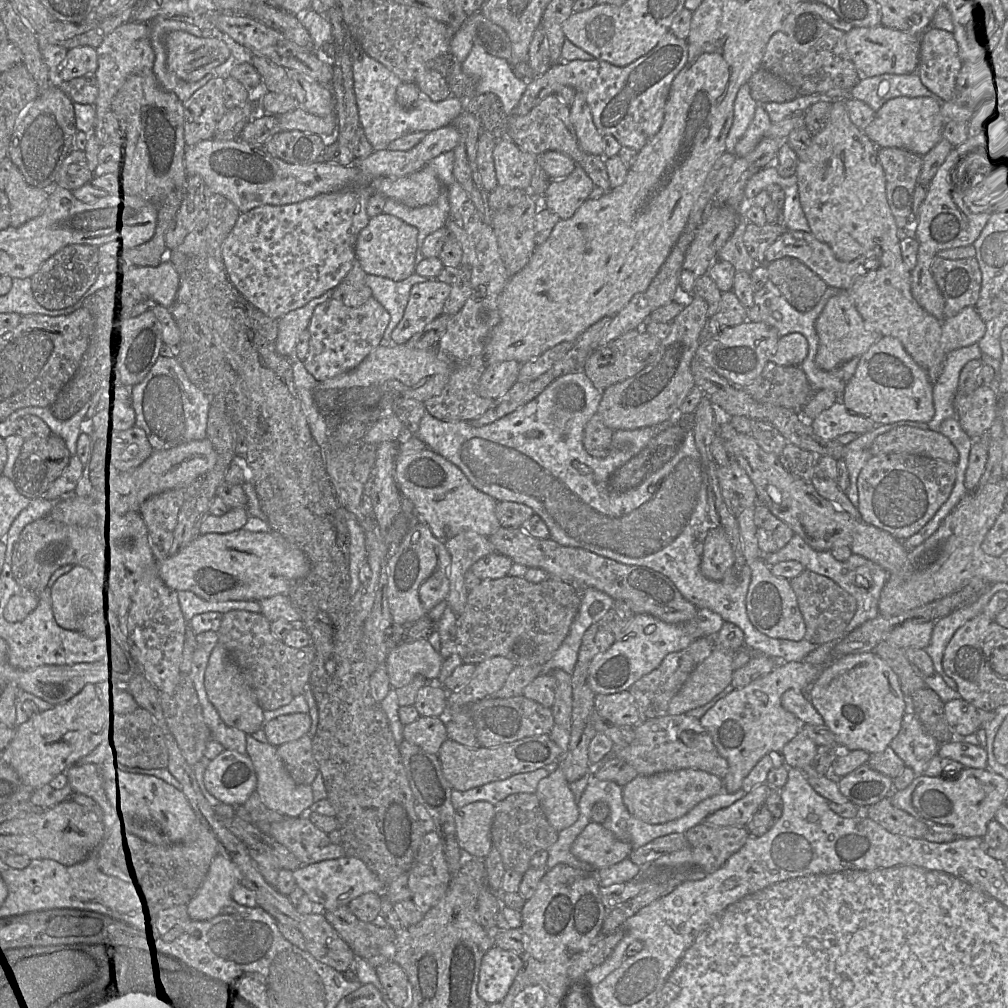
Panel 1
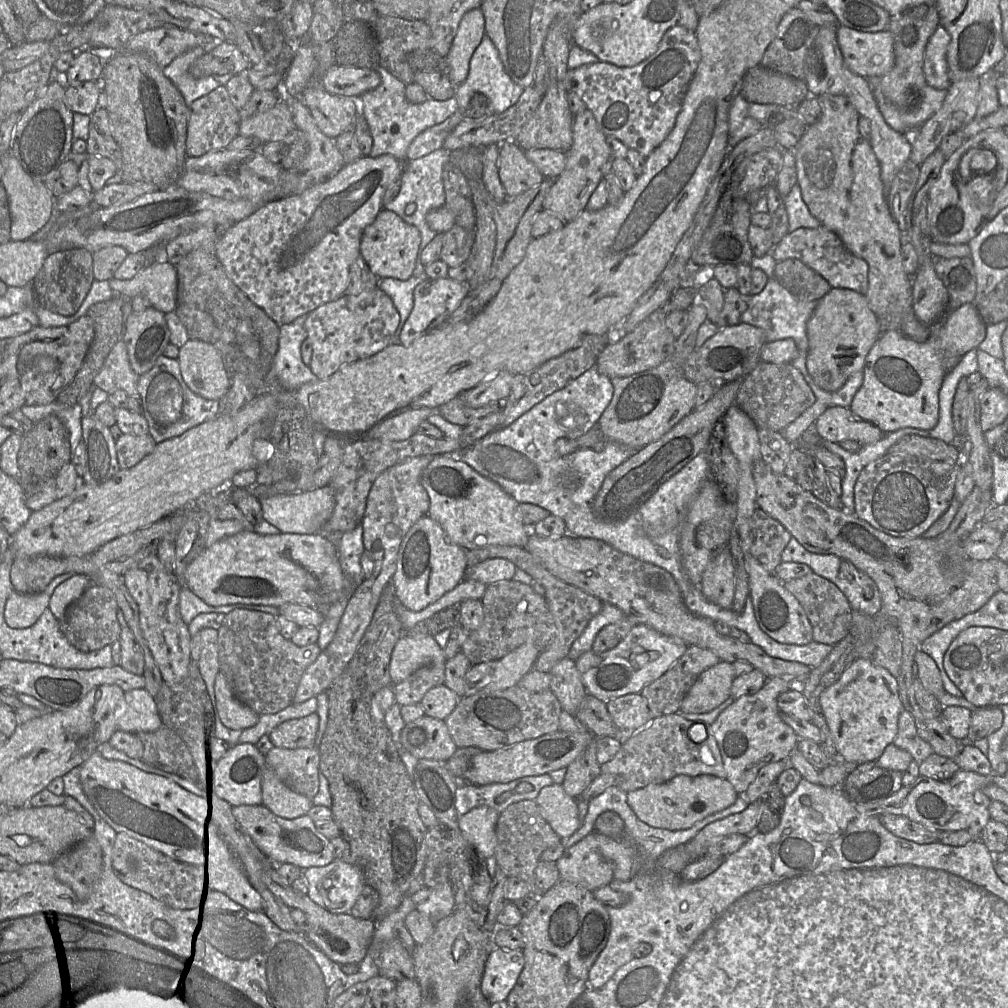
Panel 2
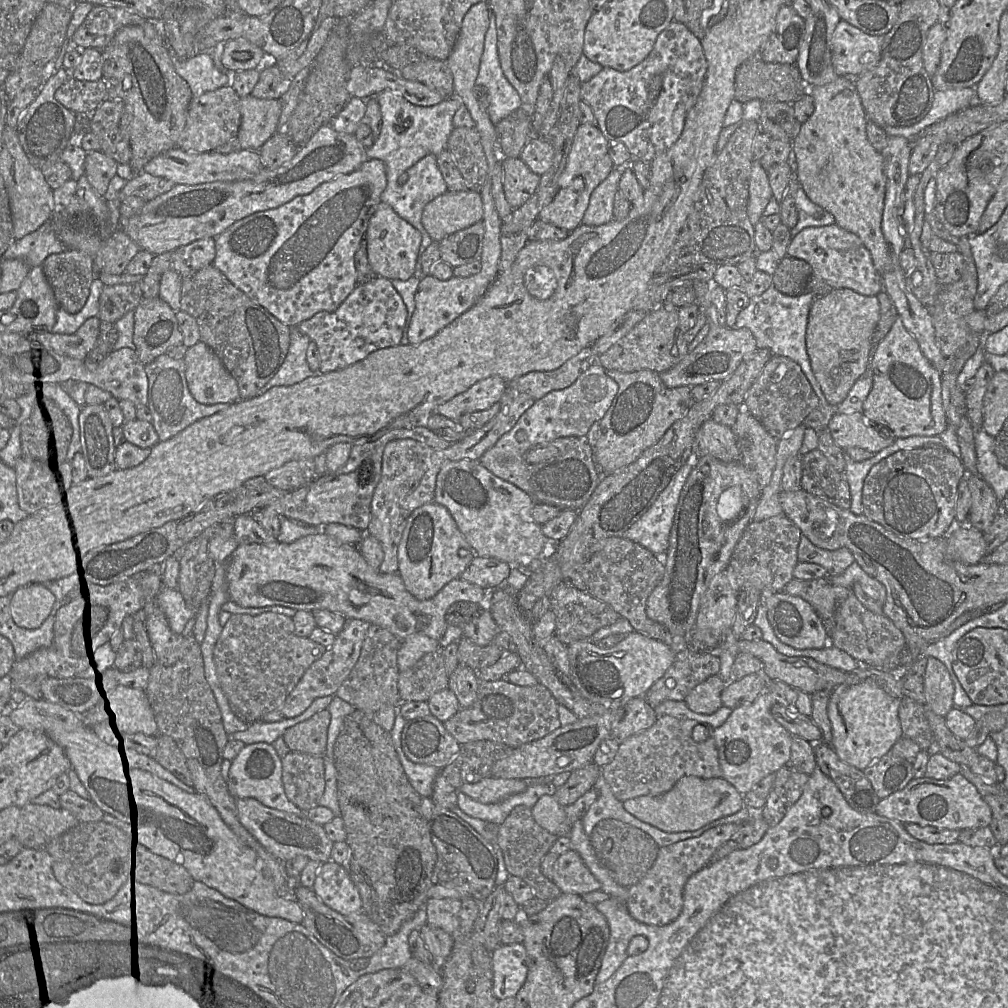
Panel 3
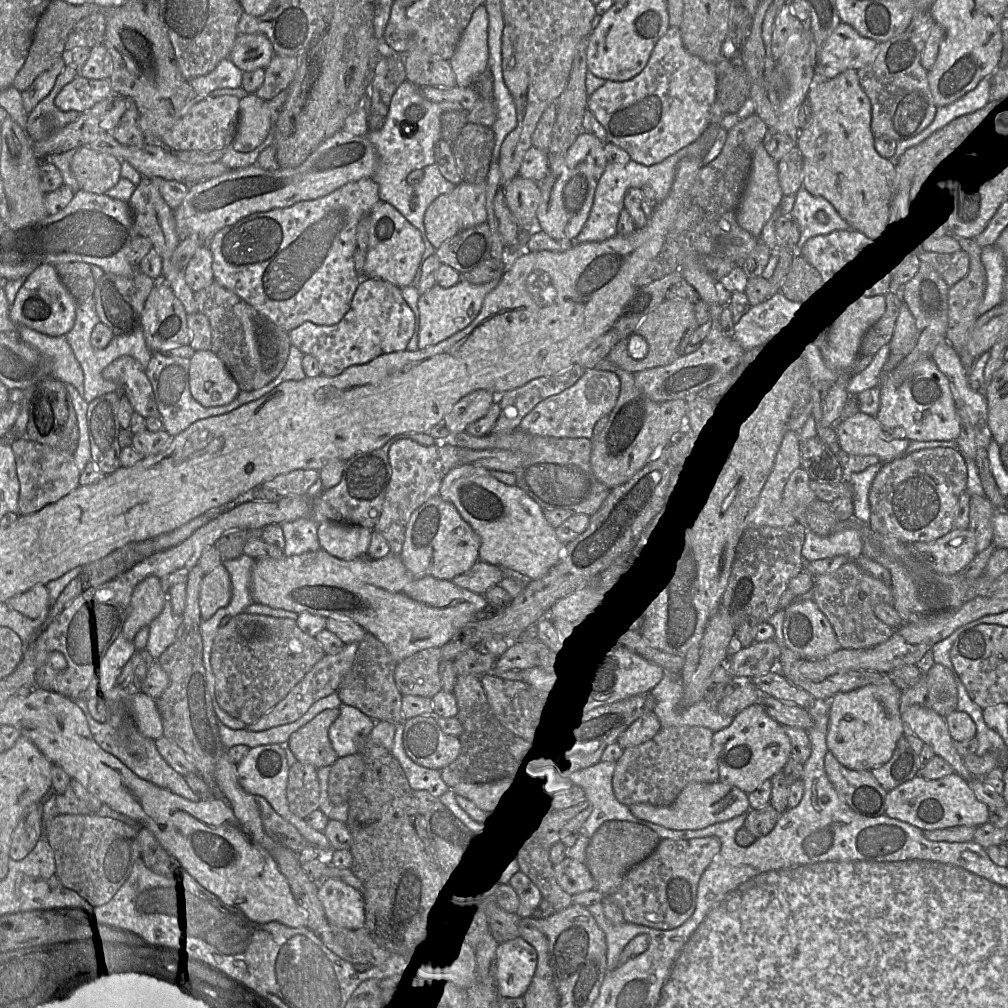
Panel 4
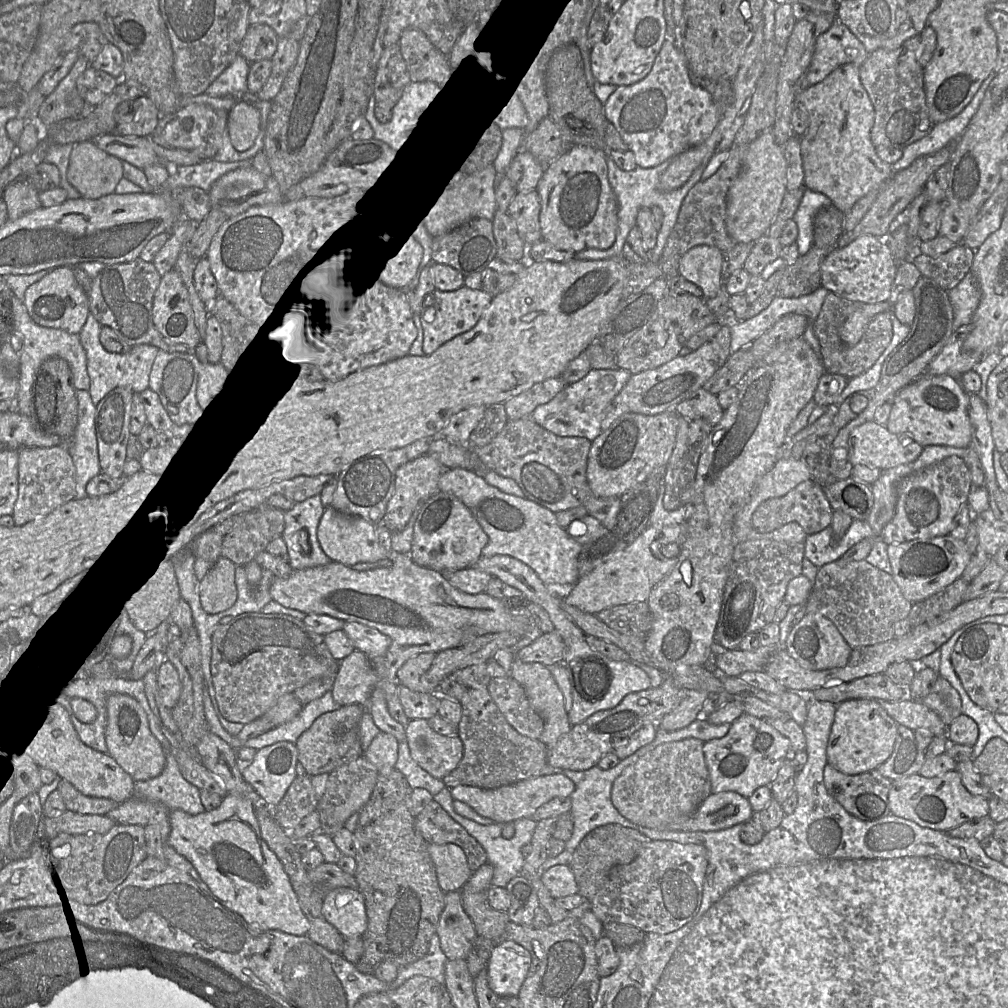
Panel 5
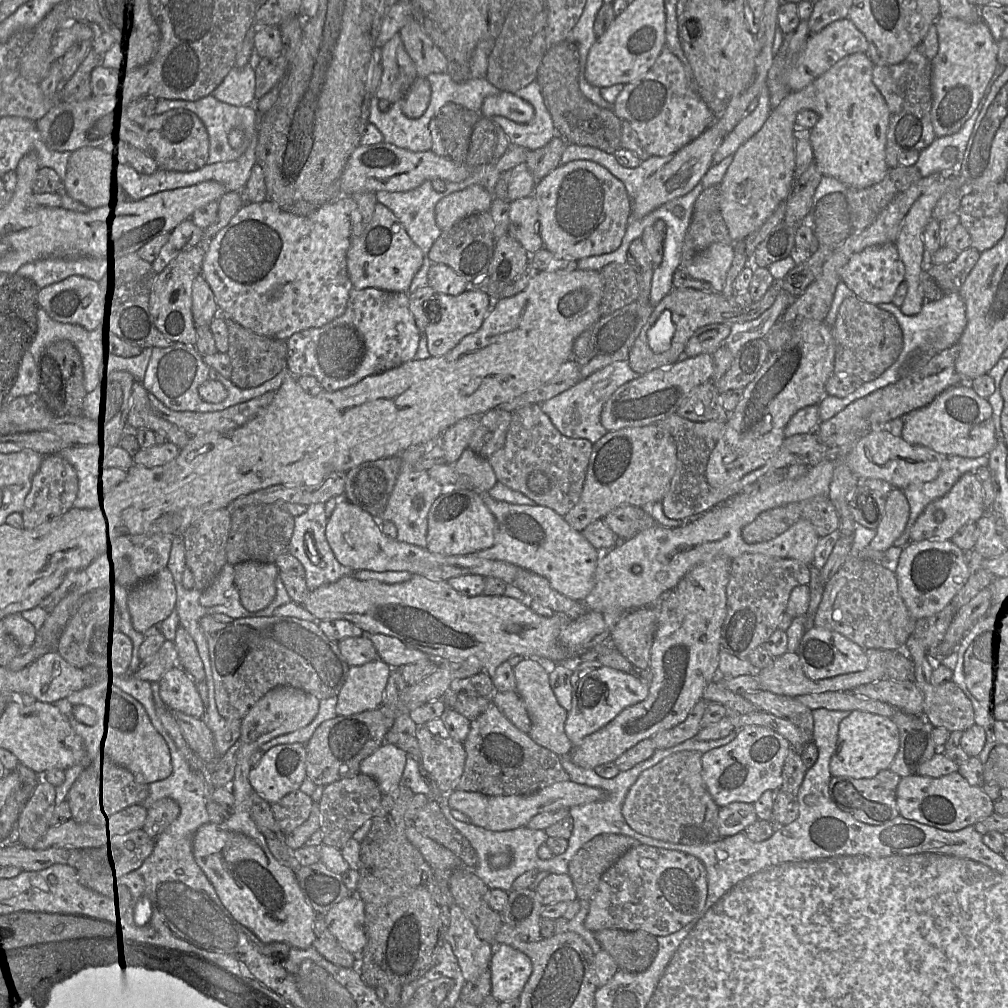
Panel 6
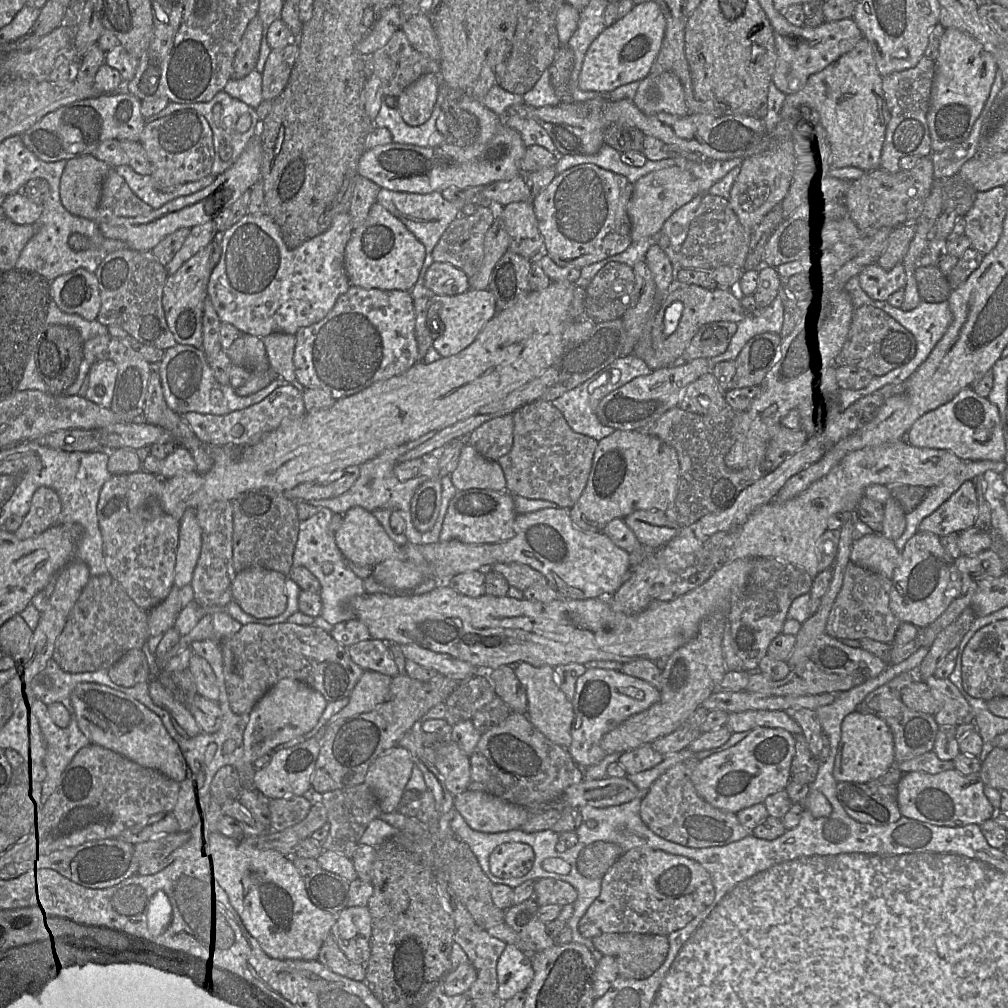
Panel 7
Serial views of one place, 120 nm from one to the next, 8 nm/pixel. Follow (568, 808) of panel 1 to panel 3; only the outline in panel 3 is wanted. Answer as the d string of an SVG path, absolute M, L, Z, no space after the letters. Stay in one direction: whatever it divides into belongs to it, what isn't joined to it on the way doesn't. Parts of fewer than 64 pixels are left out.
M553 794L543 795L532 808L534 820L542 828L557 837L570 836L572 824L565 807L561 806Z

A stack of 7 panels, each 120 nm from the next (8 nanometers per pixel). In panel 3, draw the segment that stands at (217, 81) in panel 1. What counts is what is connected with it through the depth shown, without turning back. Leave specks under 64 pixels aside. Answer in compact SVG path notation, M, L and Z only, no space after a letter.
M231 86L205 92L198 97L191 98L186 124L176 147L196 153L213 151L237 136L240 123L240 97Z

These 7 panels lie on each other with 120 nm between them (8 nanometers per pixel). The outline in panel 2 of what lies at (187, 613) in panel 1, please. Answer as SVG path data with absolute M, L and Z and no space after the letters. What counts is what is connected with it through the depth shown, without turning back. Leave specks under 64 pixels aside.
M182 587L179 594L179 613L183 621L189 626L192 620L201 613L229 613L235 609L246 609L252 611L262 611L275 616L279 615L279 607L260 604L227 604L212 606L194 594L188 587Z

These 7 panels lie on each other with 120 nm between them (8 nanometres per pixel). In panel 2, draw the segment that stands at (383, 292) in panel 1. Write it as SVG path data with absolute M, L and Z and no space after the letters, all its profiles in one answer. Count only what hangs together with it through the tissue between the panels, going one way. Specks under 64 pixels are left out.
M426 274L411 276L408 280L399 280L390 277L379 279L378 287L391 298L400 315L399 325L395 332L395 343L399 343L400 332L412 311L414 289L426 279L428 279Z

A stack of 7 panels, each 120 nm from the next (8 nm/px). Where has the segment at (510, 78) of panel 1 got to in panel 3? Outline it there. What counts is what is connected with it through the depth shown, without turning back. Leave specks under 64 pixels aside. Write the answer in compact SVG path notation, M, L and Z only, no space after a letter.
M492 13L475 85L488 90L489 104L486 111L494 125L522 105L518 92L507 80L500 65L496 22Z

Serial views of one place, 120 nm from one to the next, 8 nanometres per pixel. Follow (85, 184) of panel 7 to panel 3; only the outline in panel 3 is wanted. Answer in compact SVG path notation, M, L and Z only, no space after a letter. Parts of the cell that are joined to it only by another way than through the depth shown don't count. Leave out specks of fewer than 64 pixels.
M91 151L85 160L85 175L99 196L104 196L109 182L117 175L118 163L102 151Z

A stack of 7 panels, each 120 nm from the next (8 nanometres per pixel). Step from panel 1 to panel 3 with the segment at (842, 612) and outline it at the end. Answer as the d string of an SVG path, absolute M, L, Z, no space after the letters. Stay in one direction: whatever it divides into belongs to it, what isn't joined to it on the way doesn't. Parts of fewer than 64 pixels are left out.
M827 578L814 580L792 579L783 590L806 600L817 612L827 633L831 634L838 604L847 598L850 589L833 585Z

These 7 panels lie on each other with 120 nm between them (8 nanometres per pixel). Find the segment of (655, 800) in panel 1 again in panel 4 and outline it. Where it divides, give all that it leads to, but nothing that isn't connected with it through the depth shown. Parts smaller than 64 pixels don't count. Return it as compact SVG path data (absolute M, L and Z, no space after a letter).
M720 781L689 783L676 800L668 806L637 803L628 807L634 817L672 830L703 829L712 824L730 820L750 810L748 794L734 785Z

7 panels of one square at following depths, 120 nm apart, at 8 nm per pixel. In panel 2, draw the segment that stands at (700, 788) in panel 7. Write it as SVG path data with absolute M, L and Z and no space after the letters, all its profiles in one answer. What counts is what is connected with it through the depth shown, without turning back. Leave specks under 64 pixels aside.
M781 677L768 678L757 693L744 695L734 700L711 725L726 772L725 779L733 785L738 793L743 793L749 787L762 767L773 762L788 760L790 753L797 746L799 738L794 730L782 720L777 706L779 695L790 689L792 689L791 680Z

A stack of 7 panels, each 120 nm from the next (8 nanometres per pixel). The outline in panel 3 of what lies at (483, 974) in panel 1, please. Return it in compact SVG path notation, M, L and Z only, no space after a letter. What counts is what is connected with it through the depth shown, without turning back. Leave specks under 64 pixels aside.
M522 943L500 945L492 952L492 993L497 1000L515 997L528 974L528 956Z

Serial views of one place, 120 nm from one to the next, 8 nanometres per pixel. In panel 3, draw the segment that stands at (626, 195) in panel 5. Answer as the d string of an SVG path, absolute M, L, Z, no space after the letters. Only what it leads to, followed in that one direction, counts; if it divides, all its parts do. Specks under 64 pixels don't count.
M623 167L614 168L592 192L582 224L599 226L613 220L614 198L619 191L619 181Z

